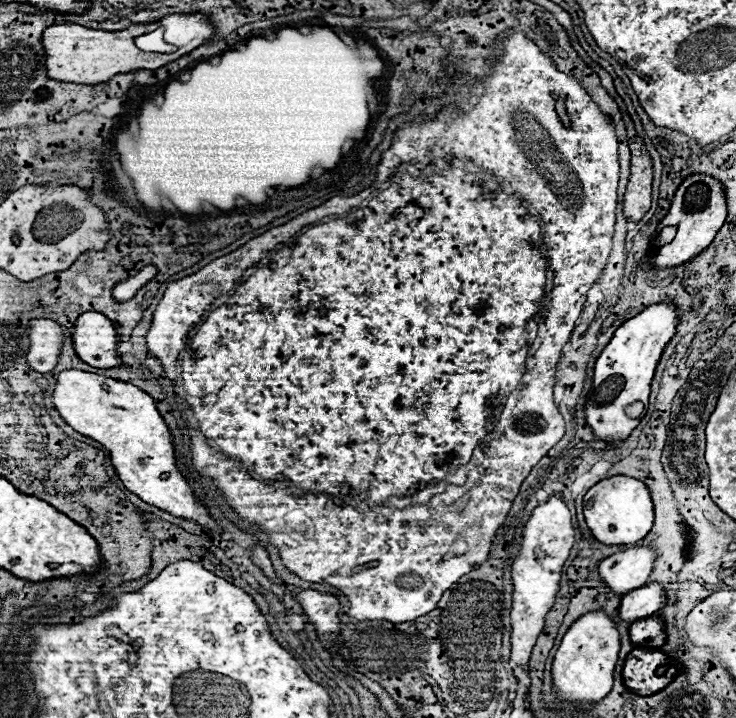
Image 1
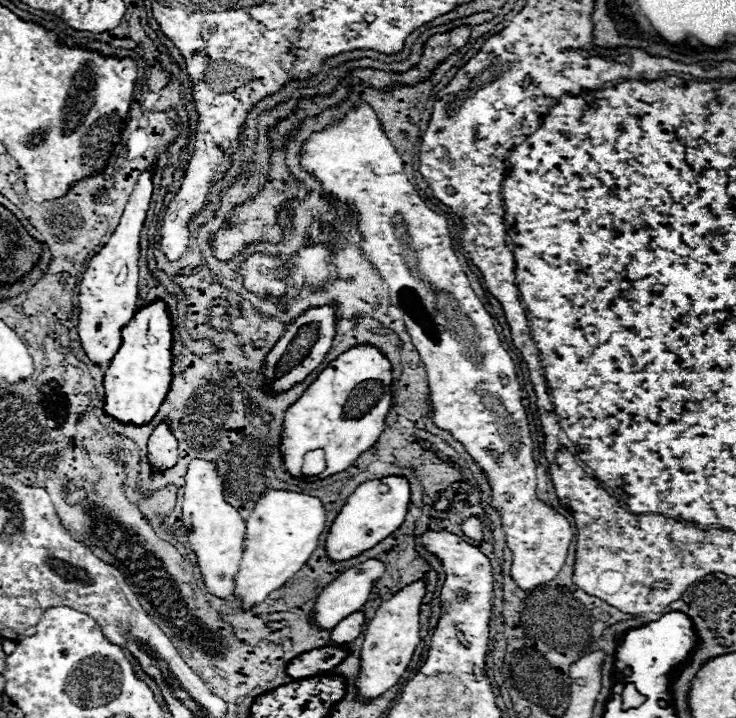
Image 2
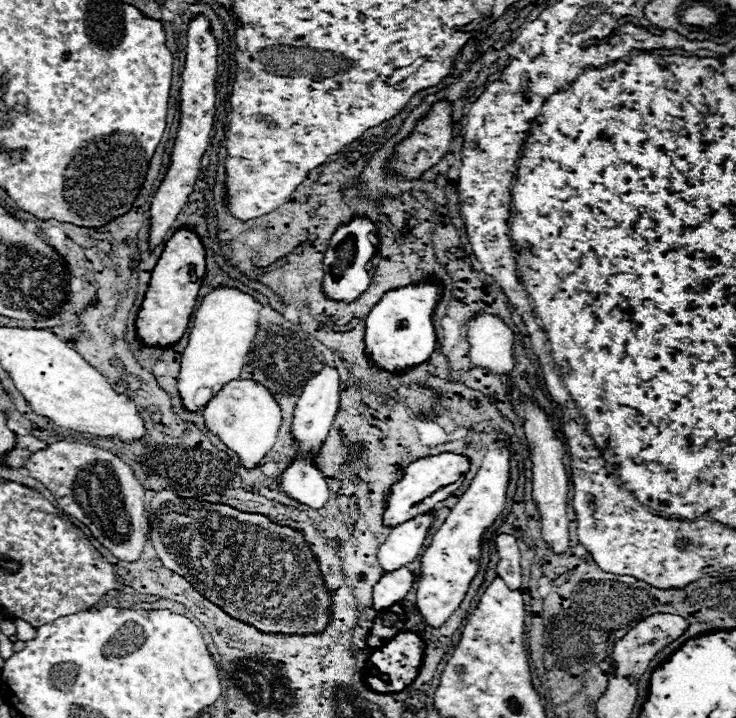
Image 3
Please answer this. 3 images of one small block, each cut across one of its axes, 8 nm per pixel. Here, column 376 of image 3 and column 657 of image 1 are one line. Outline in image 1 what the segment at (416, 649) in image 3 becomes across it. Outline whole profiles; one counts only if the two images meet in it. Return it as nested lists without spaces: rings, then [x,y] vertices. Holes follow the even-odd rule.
[[[636,646],[626,656],[624,670],[622,670],[626,688],[632,690],[634,694],[640,694],[640,696],[650,696],[650,694],[664,690],[674,680],[676,674],[672,670],[664,670],[664,674],[660,674],[658,668],[662,668],[670,662],[672,662],[672,658],[662,650]]]

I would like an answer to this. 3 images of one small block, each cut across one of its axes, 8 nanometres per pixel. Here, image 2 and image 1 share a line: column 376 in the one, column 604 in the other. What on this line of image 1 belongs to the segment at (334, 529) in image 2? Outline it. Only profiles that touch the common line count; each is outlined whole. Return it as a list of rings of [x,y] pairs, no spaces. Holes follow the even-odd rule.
[[[612,476],[600,480],[584,496],[584,516],[598,542],[606,544],[636,544],[654,524],[654,504],[644,482],[632,476]]]

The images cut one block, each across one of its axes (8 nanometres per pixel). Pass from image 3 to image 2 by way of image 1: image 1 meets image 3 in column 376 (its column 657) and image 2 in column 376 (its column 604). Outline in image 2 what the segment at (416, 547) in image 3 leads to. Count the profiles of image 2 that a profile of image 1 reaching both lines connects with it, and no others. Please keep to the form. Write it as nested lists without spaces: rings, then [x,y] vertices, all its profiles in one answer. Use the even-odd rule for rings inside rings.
[[[370,558],[366,562],[360,562],[352,568],[348,568],[344,574],[340,574],[334,582],[330,582],[318,596],[316,600],[316,606],[314,606],[314,618],[316,622],[326,630],[332,630],[340,620],[344,620],[348,614],[352,612],[358,612],[366,602],[368,602],[368,596],[372,592],[372,586],[380,580],[380,576],[386,572],[386,566],[384,562],[376,560],[376,558]]]

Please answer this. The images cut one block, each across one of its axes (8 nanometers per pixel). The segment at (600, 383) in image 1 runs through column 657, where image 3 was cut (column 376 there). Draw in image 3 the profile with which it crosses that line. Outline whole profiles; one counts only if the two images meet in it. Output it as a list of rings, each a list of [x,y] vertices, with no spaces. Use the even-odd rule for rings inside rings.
[[[420,282],[416,286],[398,288],[398,290],[384,294],[384,298],[370,310],[364,322],[366,324],[364,326],[366,358],[372,360],[380,370],[386,370],[392,374],[402,374],[406,368],[426,362],[430,354],[436,350],[432,310],[440,294],[442,294],[442,288],[438,288],[436,284],[426,284],[426,282]],[[400,320],[408,322],[404,330],[396,330]]]

